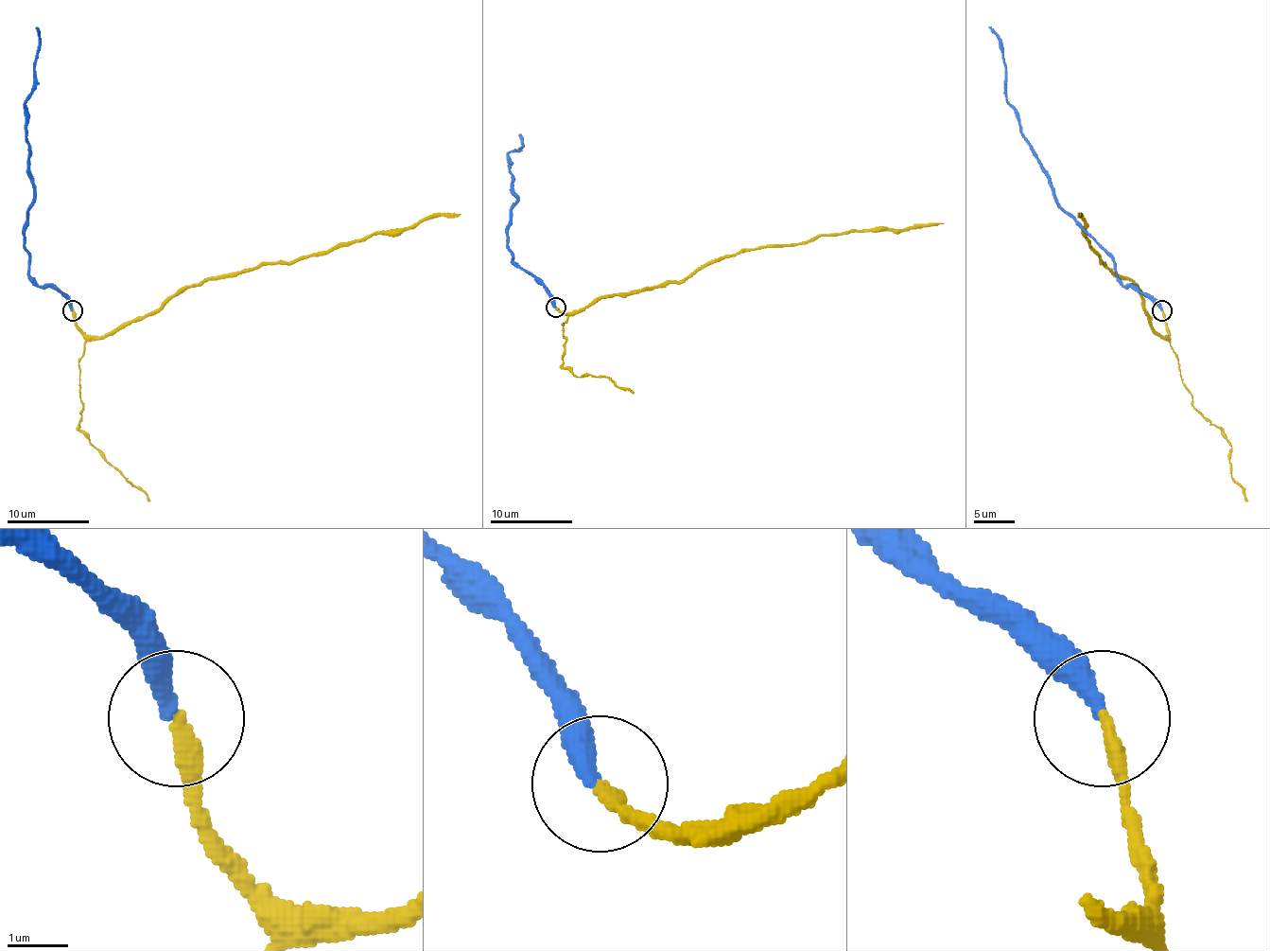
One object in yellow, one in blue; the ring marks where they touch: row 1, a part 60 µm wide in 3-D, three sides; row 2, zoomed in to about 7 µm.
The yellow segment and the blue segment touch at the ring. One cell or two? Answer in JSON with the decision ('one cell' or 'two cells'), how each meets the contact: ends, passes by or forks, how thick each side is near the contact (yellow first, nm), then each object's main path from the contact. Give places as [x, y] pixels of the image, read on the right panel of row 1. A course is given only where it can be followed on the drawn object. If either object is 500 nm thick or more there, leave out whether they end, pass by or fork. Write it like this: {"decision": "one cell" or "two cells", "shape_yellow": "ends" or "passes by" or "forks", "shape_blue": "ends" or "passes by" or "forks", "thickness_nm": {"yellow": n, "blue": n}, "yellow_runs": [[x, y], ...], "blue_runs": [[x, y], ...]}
{"decision": "one cell", "shape_yellow": "ends", "shape_blue": "ends", "thickness_nm": {"yellow": 280, "blue": 280}, "yellow_runs": [[1162, 310], [1169, 335], [1162, 337], [1152, 327], [1136, 286], [1111, 270], [1090, 247], [1078, 215]], "blue_runs": [[1162, 310], [1125, 286], [1115, 261], [1058, 202], [1021, 131], [1019, 112], [1007, 99], [1000, 38], [988, 26]]}

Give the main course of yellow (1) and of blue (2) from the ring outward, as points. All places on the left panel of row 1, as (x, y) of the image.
1: (72, 310), (86, 335), (105, 337), (158, 312), (190, 286), (461, 215)
2: (72, 310), (58, 290), (39, 286), (28, 273), (25, 222), (33, 202), (26, 99), (33, 85), (37, 26)

